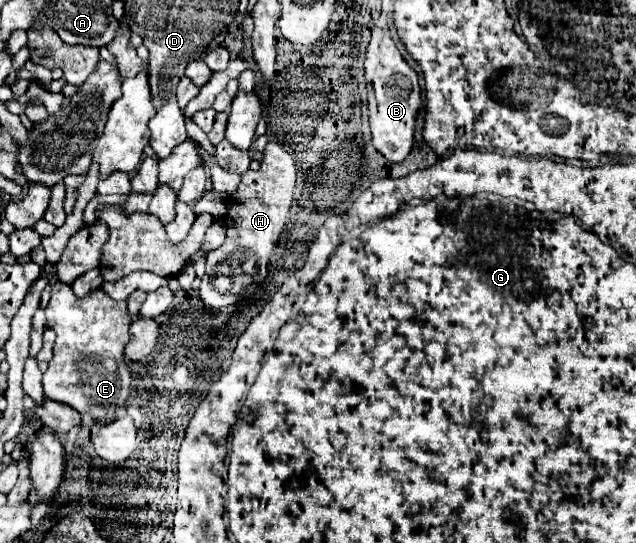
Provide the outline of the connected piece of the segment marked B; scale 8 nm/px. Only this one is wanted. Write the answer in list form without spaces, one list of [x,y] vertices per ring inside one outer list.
[[[373,30],[373,38],[365,58],[365,80],[371,86],[369,94],[369,122],[373,134],[373,146],[391,162],[401,162],[413,148],[415,124],[421,108],[421,88],[415,70],[399,56],[391,34],[379,34]]]

